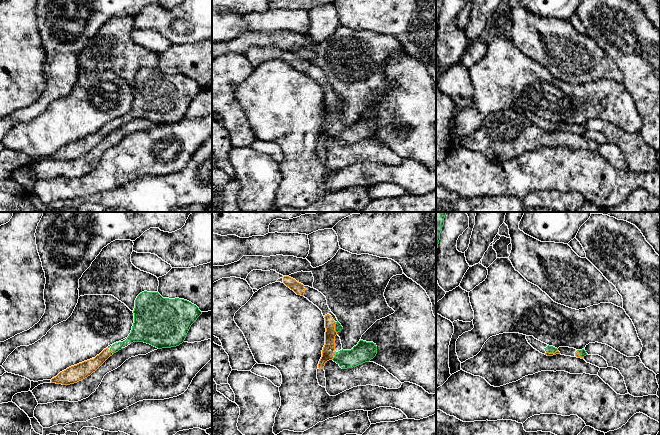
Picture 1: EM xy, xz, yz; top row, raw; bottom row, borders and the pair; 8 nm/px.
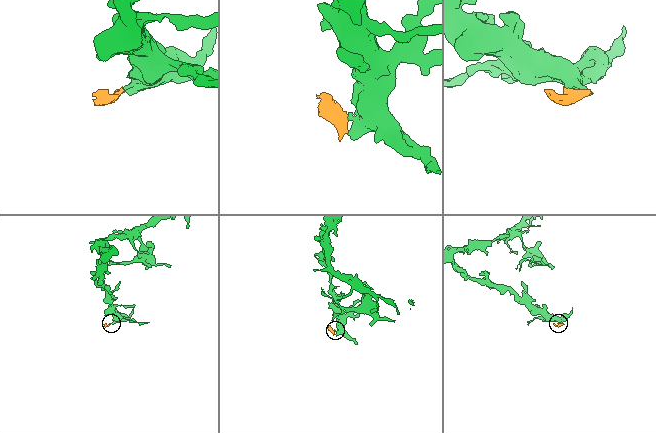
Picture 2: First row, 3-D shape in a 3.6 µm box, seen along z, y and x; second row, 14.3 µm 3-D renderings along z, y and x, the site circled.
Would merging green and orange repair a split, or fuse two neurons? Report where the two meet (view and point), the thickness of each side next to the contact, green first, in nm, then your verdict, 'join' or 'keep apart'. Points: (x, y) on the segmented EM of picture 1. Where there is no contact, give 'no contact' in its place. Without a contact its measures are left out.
xz (335, 327) | 60/110 nm | join

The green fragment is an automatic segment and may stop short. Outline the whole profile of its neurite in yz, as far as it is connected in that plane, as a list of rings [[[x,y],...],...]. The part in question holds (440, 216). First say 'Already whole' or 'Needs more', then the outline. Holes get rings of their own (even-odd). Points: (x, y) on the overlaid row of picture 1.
Already whole. [[[436,212],[436,249],[438,248],[440,233],[444,225],[444,218],[447,212]]]

